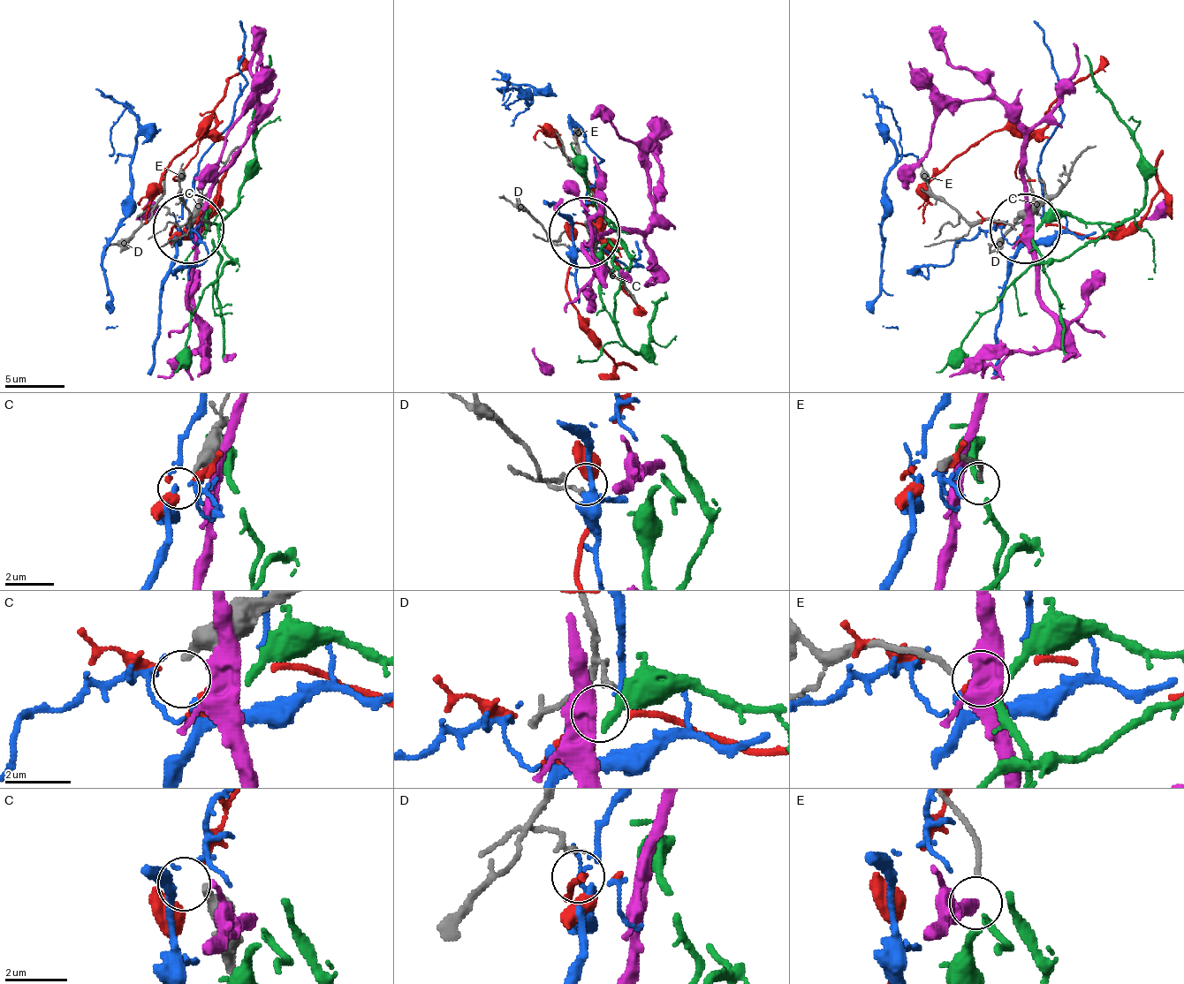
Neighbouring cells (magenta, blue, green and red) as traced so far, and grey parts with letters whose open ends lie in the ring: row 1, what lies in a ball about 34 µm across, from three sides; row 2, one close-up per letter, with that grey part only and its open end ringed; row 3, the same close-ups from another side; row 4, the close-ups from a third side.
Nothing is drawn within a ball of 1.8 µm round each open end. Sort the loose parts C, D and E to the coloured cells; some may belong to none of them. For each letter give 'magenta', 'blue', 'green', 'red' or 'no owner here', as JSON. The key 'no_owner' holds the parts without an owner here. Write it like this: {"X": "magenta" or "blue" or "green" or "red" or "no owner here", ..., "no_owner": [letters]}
{"C": "no owner here", "D": "blue", "E": "green", "no_owner": ["C"]}

